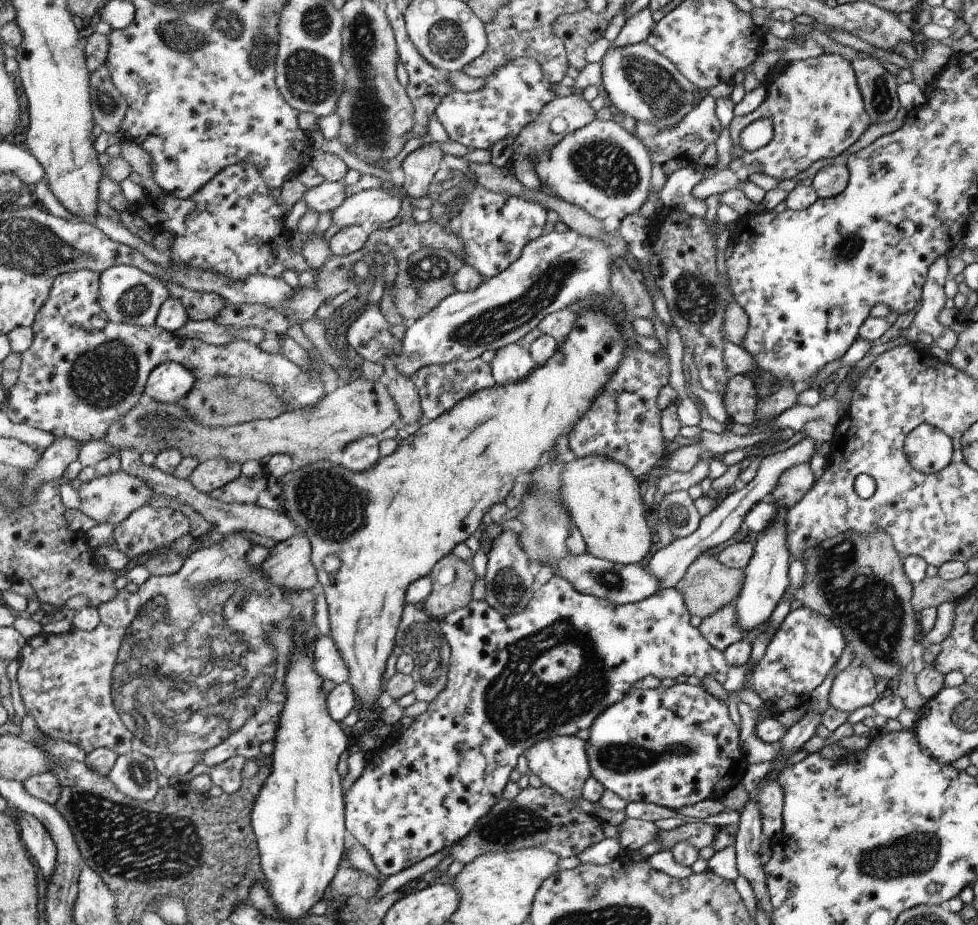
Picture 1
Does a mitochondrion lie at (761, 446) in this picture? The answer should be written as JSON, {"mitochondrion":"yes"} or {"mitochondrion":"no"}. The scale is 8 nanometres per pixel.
{"mitochondrion":"no"}

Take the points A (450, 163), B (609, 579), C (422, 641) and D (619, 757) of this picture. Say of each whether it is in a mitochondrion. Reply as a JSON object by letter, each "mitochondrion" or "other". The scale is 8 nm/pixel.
{"A":"other","B":"mitochondrion","C":"mitochondrion","D":"mitochondrion"}

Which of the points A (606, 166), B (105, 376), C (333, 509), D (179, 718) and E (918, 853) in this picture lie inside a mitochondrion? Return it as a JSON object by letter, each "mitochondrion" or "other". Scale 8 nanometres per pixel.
{"A":"mitochondrion","B":"mitochondrion","C":"mitochondrion","D":"mitochondrion","E":"mitochondrion"}

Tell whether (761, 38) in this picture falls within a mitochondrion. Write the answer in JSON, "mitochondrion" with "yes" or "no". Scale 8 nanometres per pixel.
{"mitochondrion":"no"}

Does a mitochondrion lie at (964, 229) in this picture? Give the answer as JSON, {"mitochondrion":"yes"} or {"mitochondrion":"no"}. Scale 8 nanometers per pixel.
{"mitochondrion":"no"}

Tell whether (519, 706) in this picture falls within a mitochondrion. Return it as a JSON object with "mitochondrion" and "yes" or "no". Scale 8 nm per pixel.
{"mitochondrion":"yes"}

